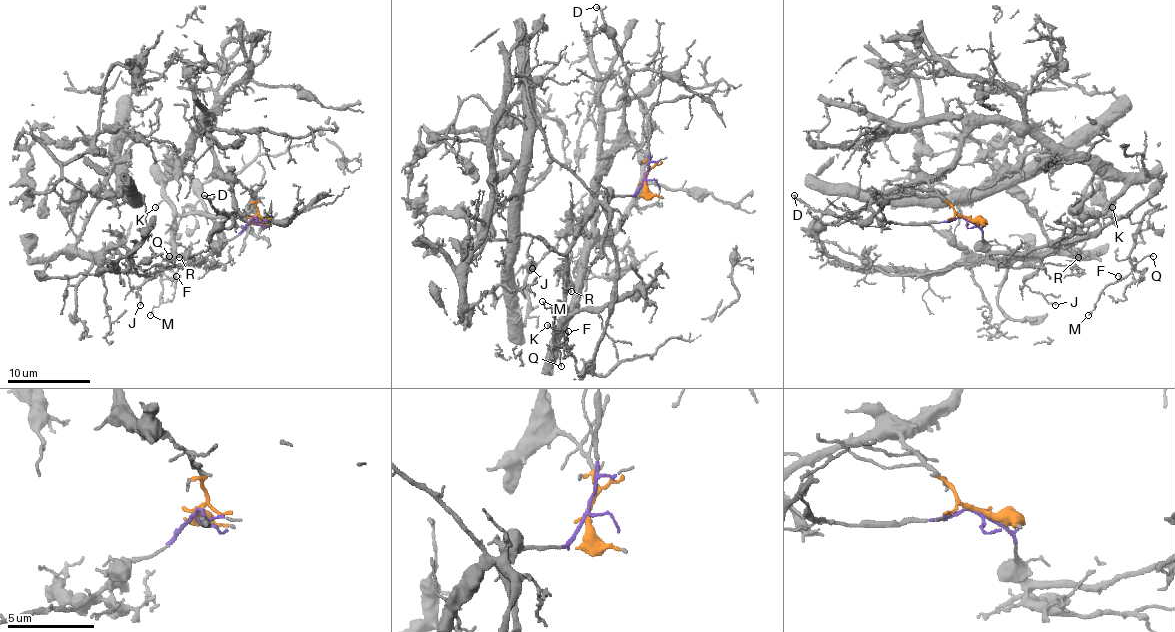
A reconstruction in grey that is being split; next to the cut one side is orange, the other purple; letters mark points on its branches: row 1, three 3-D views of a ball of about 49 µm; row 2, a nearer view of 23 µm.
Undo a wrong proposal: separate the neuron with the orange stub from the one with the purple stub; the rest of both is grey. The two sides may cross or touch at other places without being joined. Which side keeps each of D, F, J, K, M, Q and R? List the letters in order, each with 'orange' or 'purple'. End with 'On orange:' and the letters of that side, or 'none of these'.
D: orange
F: purple
J: orange
K: orange
M: purple
Q: purple
R: orange
On orange: D, J, K, R

